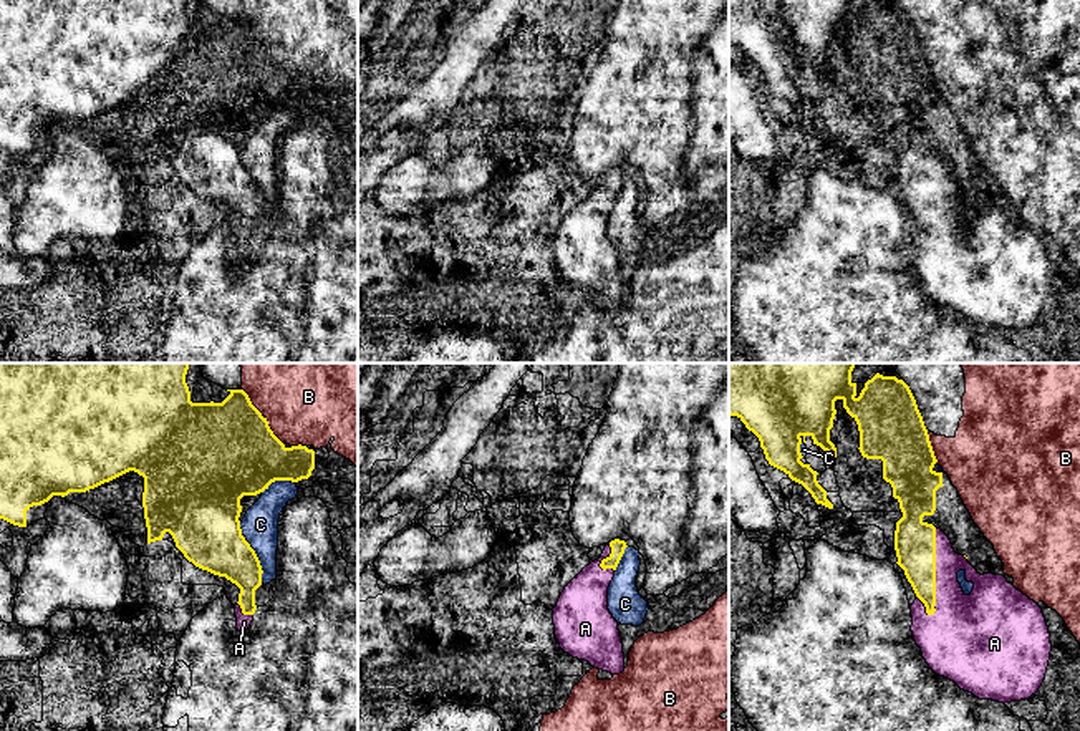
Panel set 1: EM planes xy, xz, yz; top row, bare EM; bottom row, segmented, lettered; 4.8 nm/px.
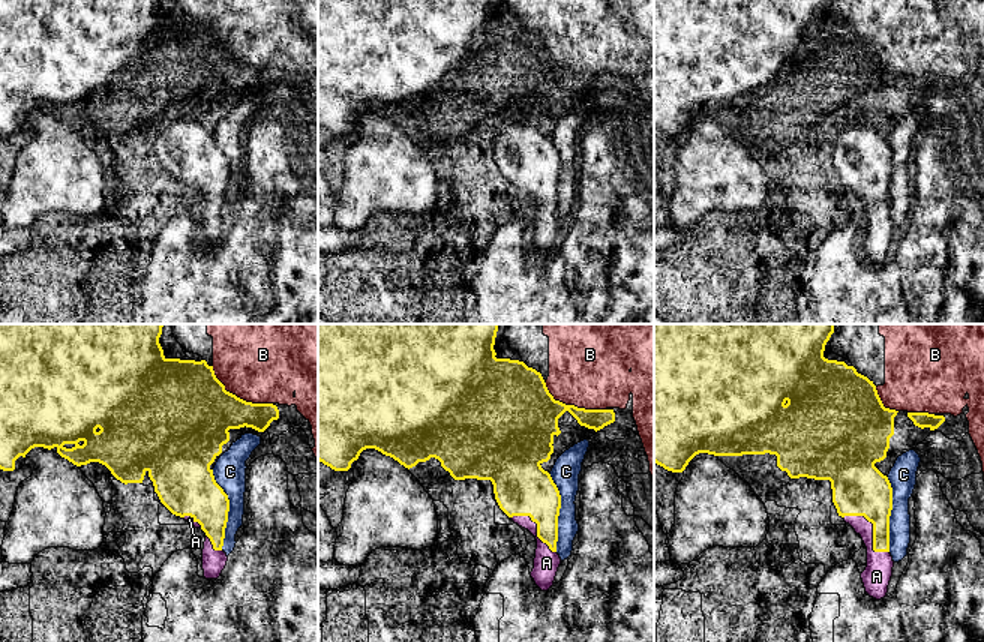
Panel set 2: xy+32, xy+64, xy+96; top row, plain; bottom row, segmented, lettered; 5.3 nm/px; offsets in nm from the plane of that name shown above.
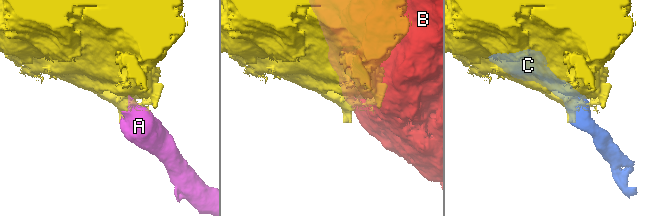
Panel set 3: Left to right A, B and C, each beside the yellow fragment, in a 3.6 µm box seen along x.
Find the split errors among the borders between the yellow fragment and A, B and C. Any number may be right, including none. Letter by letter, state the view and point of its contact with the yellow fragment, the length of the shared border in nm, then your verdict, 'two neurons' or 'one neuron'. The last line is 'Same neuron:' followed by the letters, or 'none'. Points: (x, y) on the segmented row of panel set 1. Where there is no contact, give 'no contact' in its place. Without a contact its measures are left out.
A: yz (935, 574) | 420 nm | one neuron
B: xy (262, 416) | 340 nm | two neurons
C: xy (254, 552) | 320 nm | two neurons
Same neuron: A

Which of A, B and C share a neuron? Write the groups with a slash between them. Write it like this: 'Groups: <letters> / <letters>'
Groups: A / B / C

